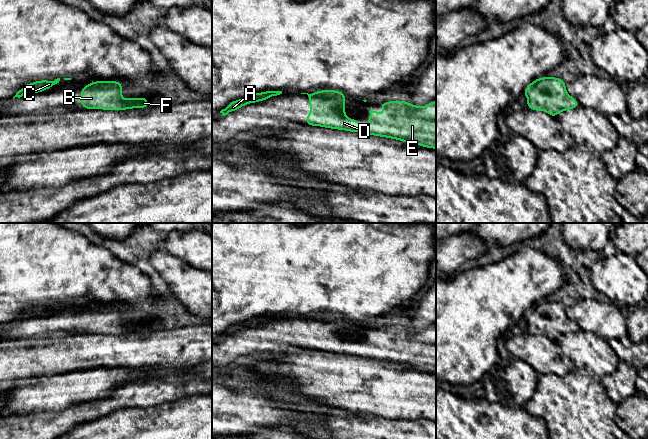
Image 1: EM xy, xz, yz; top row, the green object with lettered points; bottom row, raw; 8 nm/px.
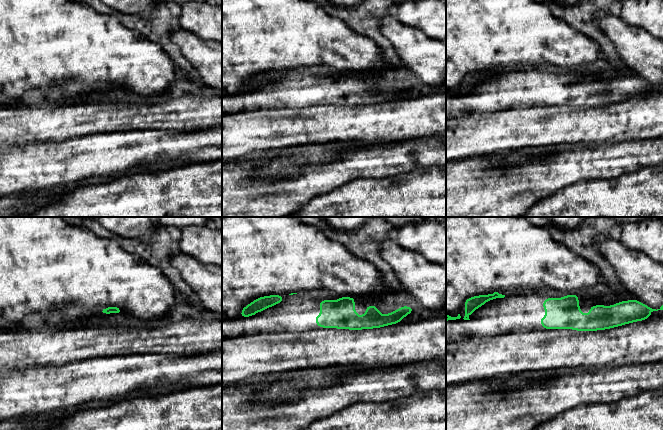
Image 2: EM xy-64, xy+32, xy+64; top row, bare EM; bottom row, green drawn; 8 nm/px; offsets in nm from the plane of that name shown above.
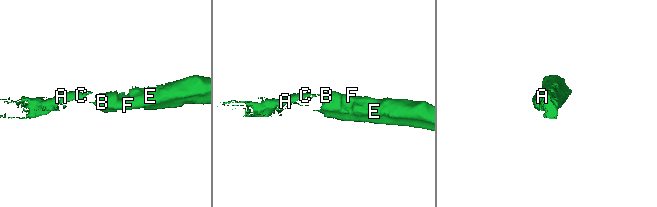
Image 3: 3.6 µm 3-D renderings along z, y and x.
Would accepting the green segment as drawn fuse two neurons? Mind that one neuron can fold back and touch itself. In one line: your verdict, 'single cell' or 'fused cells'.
single cell

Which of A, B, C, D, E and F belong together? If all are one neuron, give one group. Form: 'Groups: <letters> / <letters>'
Groups: A B C D E F

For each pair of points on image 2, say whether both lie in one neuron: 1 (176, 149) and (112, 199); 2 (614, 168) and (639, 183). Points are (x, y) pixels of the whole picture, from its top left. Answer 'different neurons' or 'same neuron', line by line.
1: different neurons
2: different neurons

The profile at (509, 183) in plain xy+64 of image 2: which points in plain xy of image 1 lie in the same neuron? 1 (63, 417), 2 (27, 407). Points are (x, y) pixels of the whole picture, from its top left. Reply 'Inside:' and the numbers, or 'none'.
Inside: 1

